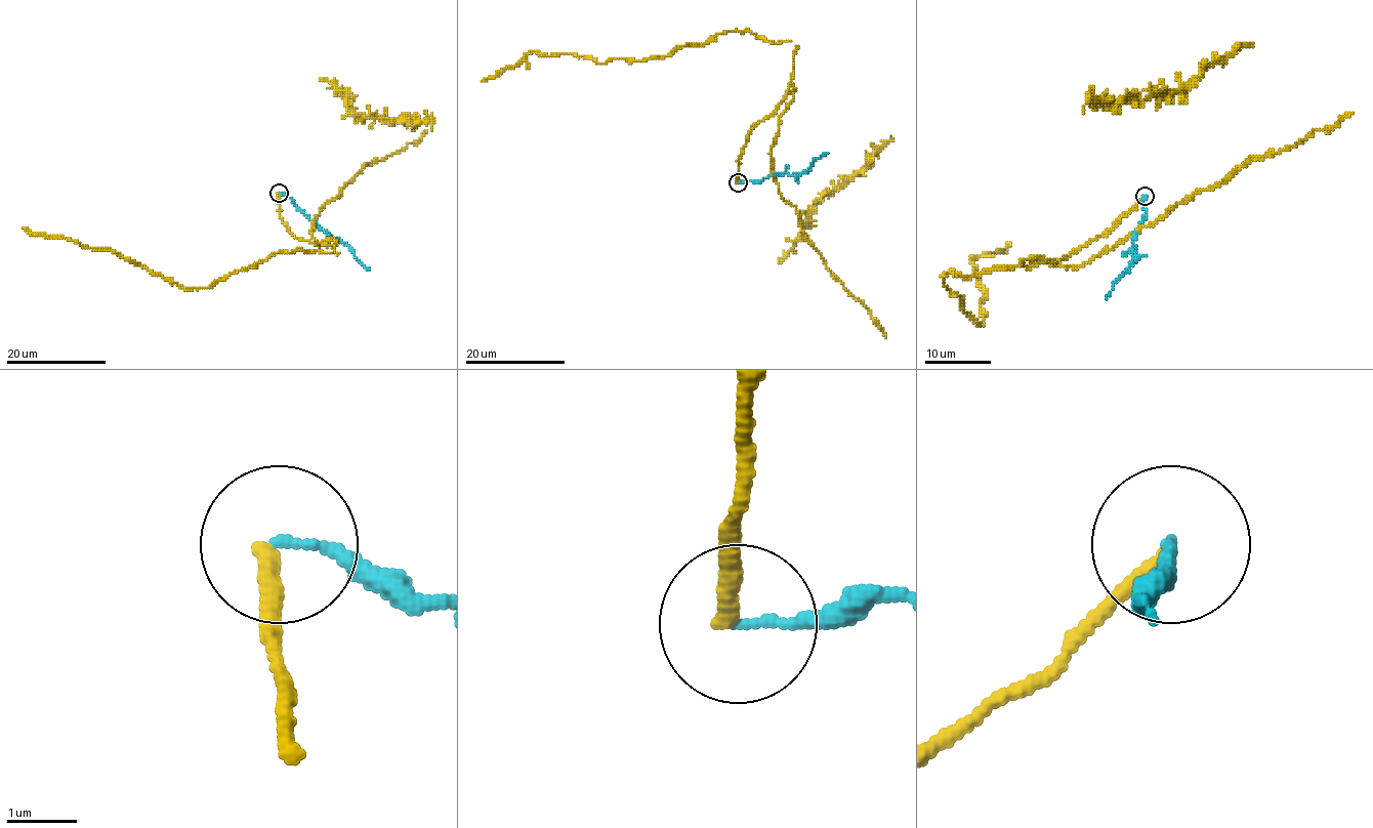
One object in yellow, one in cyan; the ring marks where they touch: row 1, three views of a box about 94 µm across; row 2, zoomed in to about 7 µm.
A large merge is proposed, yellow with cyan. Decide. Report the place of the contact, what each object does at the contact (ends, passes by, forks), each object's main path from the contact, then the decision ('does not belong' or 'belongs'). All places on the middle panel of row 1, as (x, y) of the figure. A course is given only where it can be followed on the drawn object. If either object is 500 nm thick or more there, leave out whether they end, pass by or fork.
at (738, 182); yellow ends there; cyan ends there; yellow runs (738, 181), (746, 137), (784, 97), (791, 40), (732, 30), (665, 56), (600, 64), (531, 51), (482, 80); cyan runs (738, 182), (757, 182), (779, 173), (800, 175), (827, 153); does not belong

